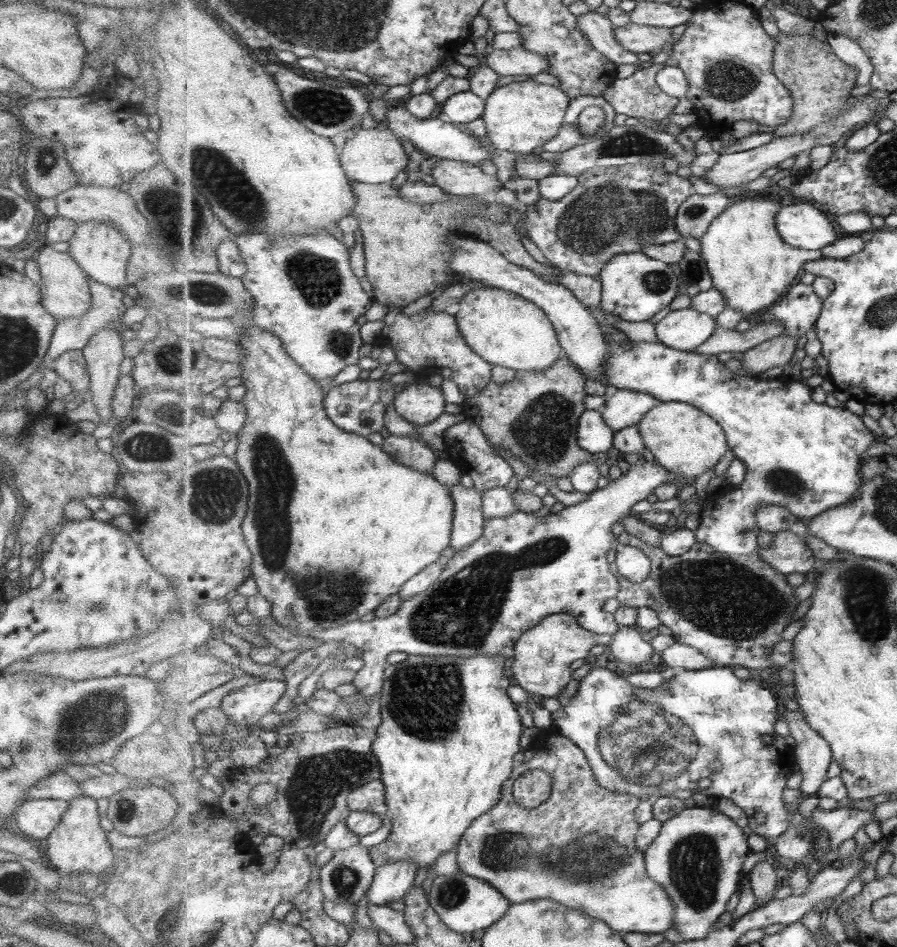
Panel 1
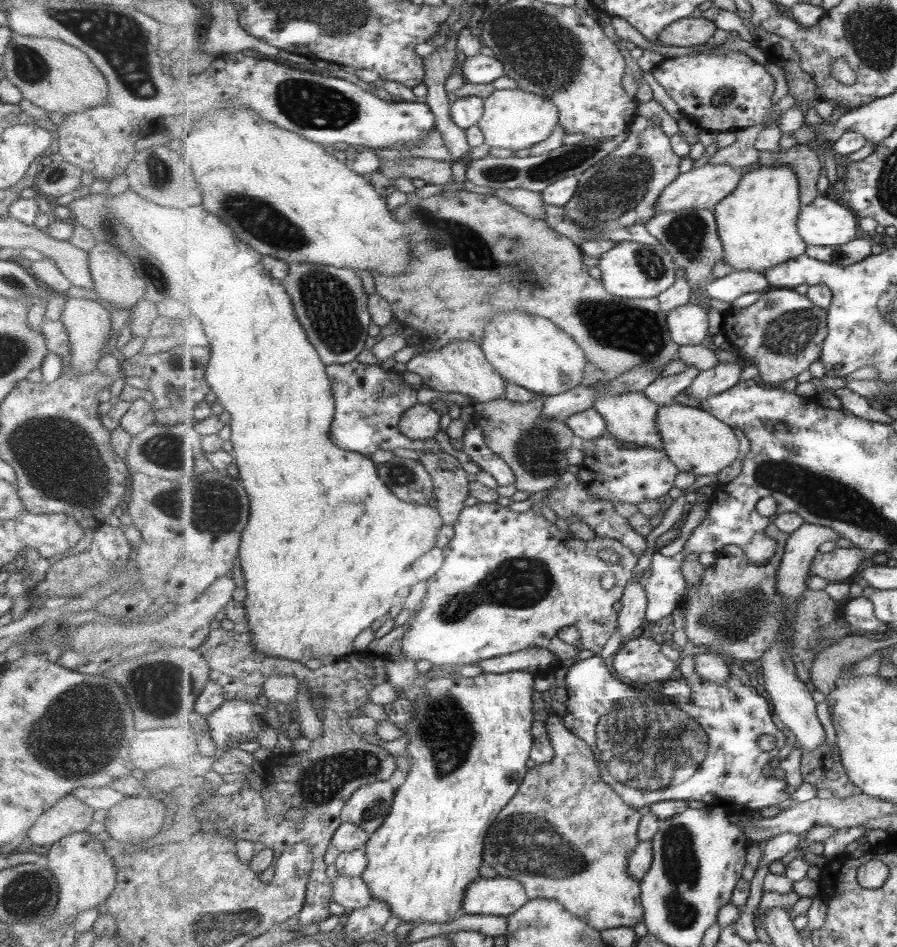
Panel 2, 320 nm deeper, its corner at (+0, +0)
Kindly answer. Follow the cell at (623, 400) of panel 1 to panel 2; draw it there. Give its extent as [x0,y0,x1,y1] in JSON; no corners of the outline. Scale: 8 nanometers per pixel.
[644,366,699,407]

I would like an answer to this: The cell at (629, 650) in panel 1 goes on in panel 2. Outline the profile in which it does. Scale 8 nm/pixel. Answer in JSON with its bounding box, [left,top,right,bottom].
[618,579,648,637]

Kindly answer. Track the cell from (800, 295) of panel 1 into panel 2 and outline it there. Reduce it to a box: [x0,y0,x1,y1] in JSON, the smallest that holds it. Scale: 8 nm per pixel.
[720,288,827,385]

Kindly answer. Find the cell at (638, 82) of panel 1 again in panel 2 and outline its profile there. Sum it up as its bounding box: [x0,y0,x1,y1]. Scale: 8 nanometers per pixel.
[651,49,775,131]

